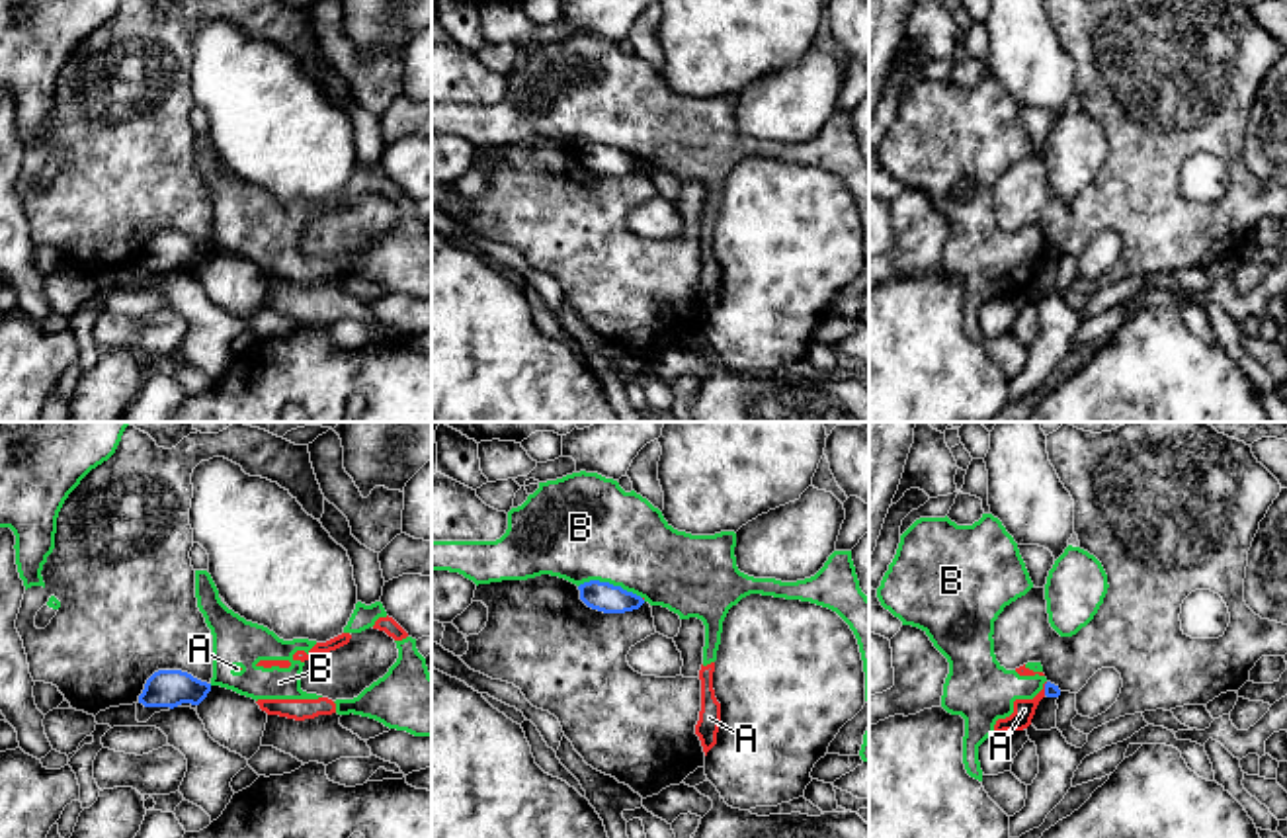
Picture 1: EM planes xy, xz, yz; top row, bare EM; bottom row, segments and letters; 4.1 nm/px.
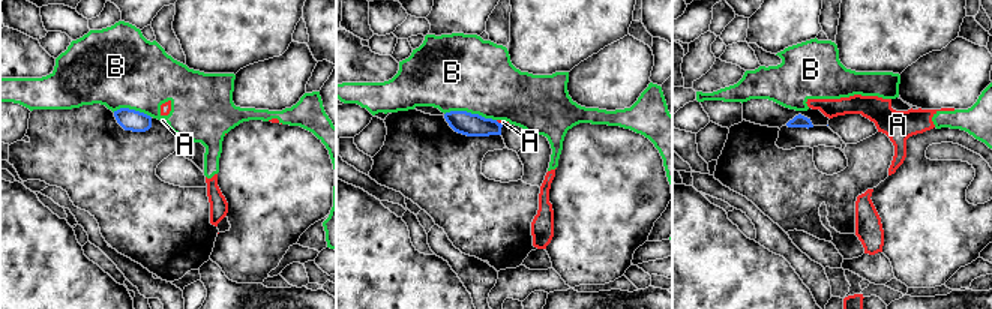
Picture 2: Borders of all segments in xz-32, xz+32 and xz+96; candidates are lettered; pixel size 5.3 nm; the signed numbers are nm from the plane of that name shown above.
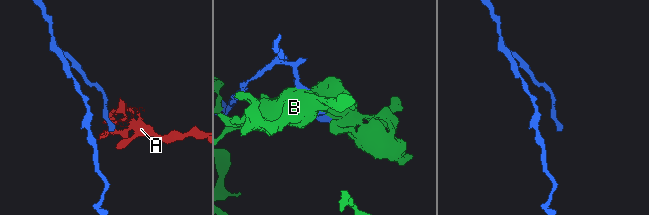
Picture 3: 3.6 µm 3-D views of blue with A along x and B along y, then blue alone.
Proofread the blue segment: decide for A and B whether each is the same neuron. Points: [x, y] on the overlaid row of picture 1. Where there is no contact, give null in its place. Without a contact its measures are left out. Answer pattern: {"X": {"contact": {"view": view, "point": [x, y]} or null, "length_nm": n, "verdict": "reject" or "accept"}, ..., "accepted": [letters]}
{"A": {"contact": {"view": "yz", "point": [1045, 688]}, "length_nm": 60, "verdict": "reject"}, "B": {"contact": {"view": "xz", "point": [612, 585]}, "length_nm": 280, "verdict": "reject"}, "accepted": []}

